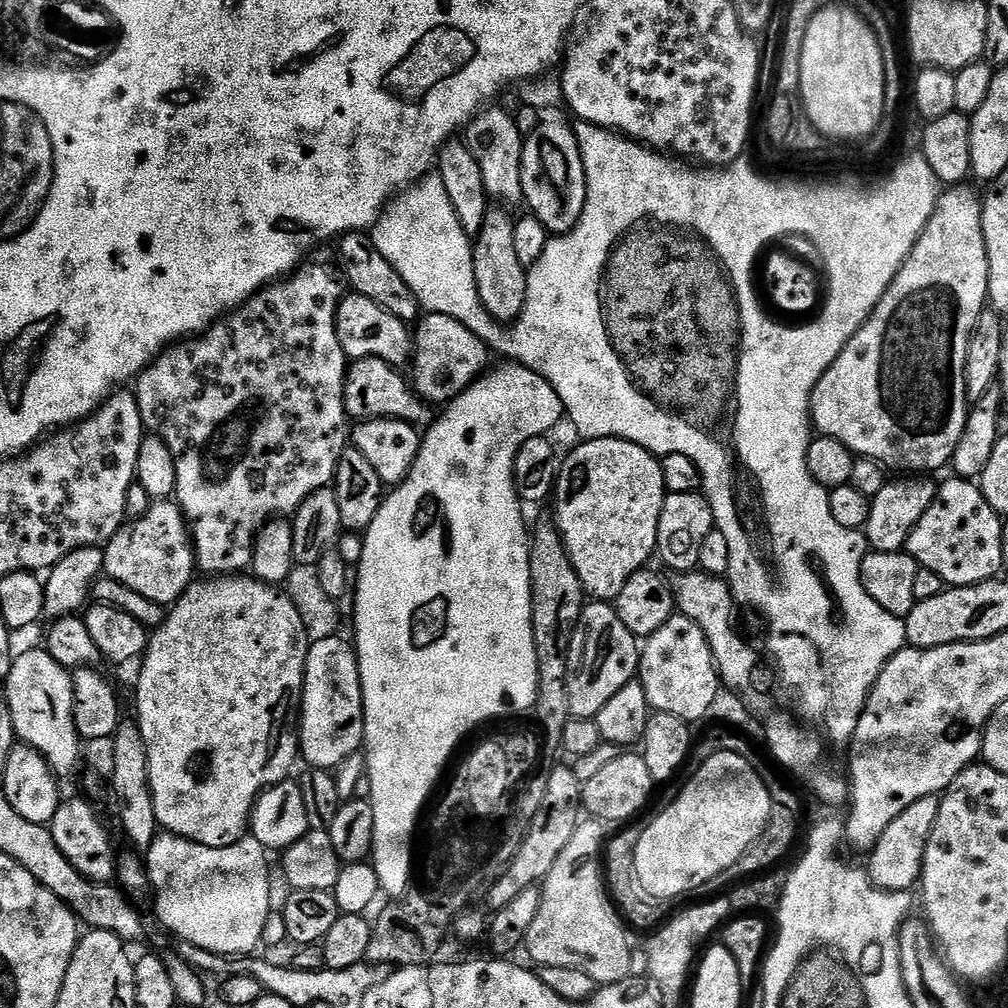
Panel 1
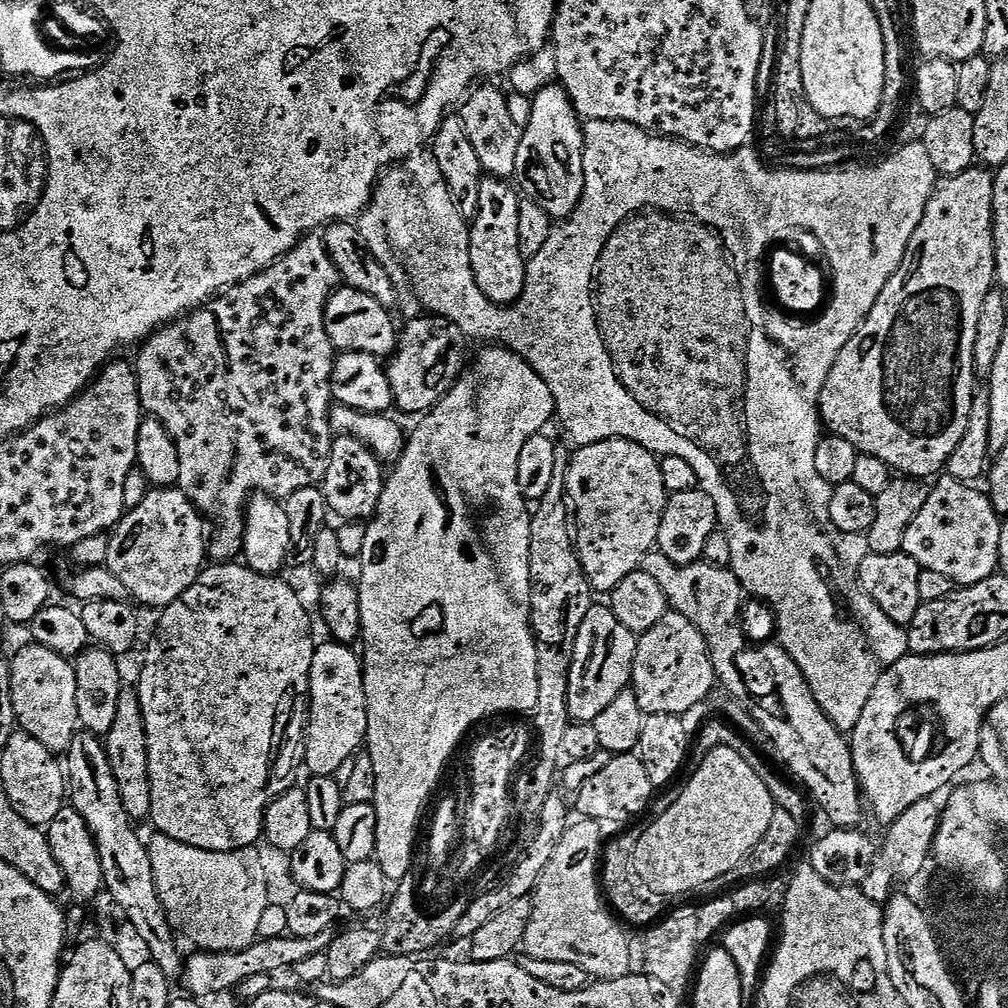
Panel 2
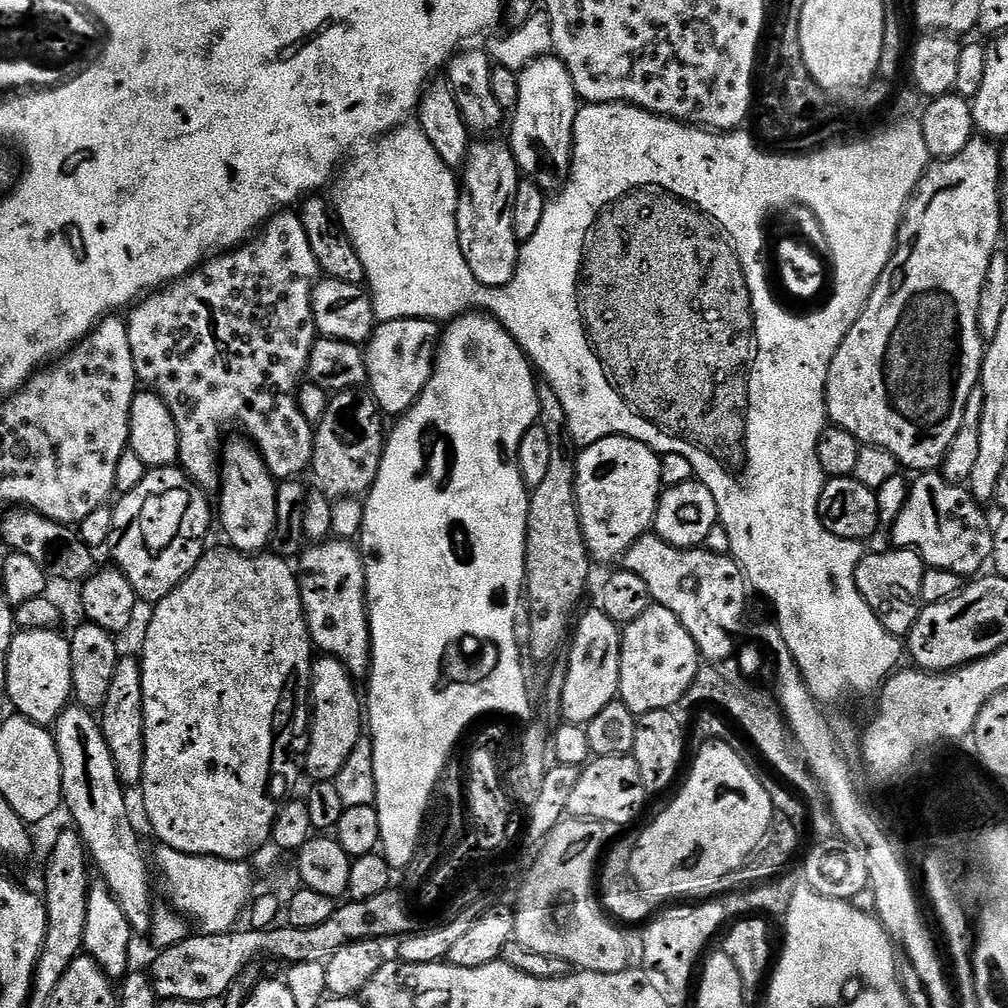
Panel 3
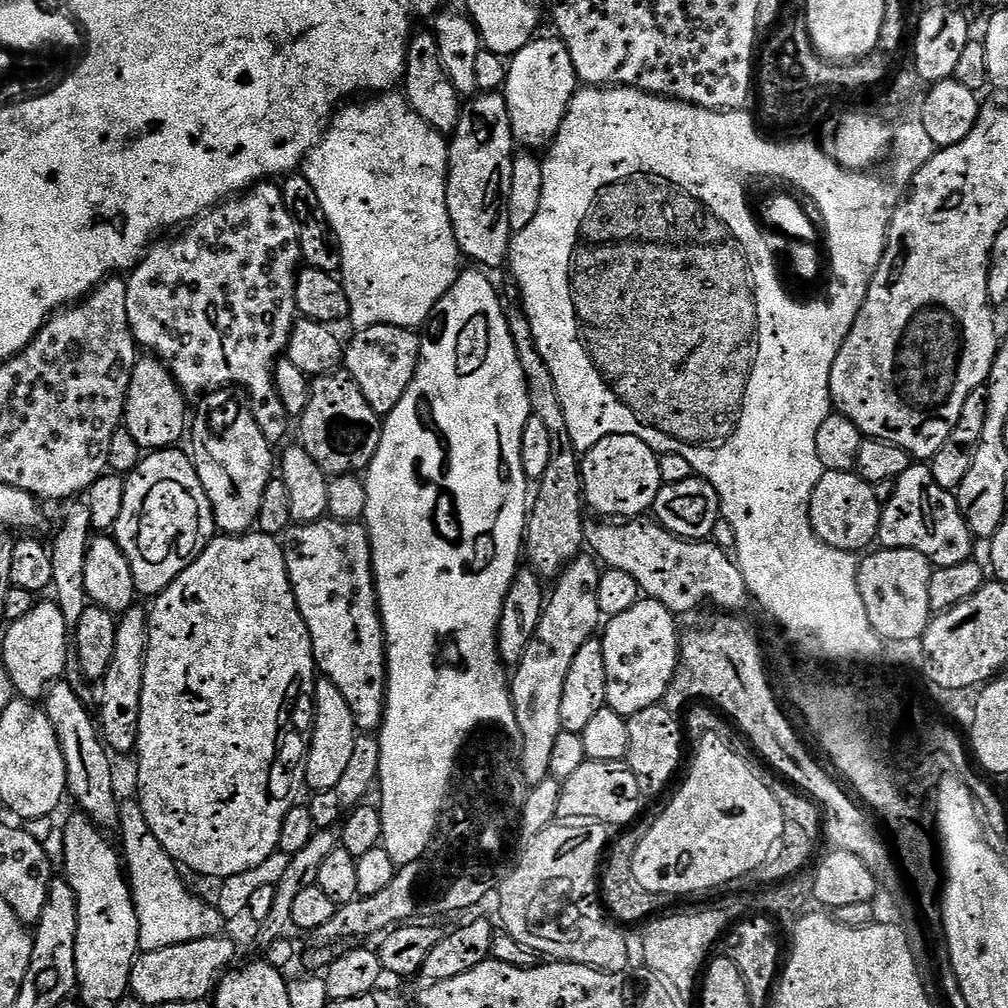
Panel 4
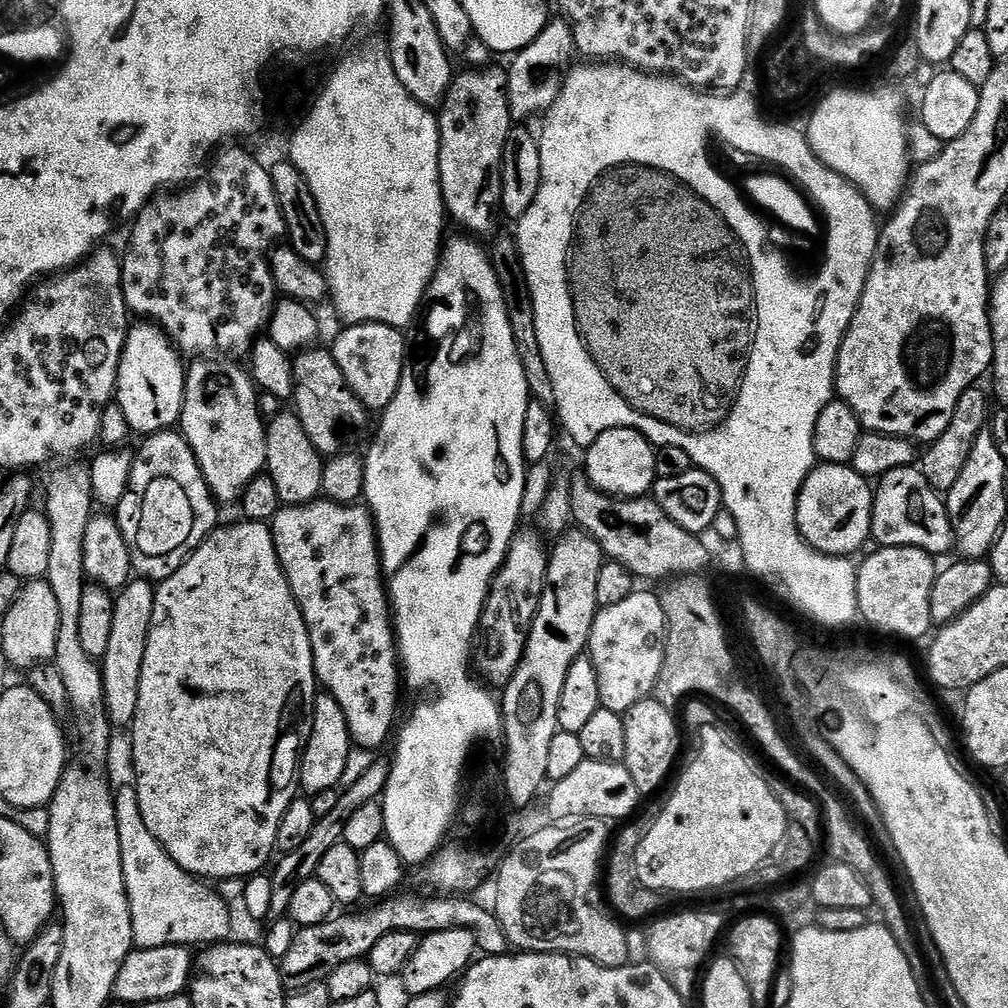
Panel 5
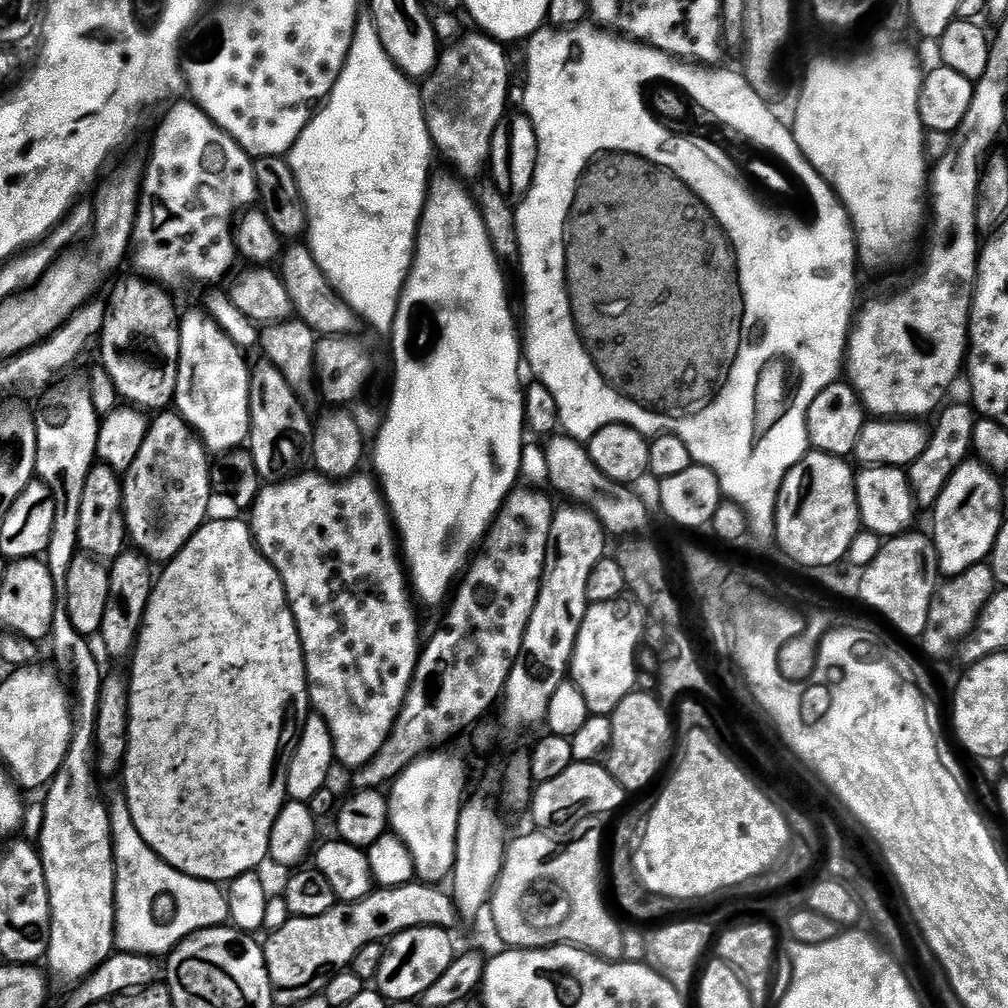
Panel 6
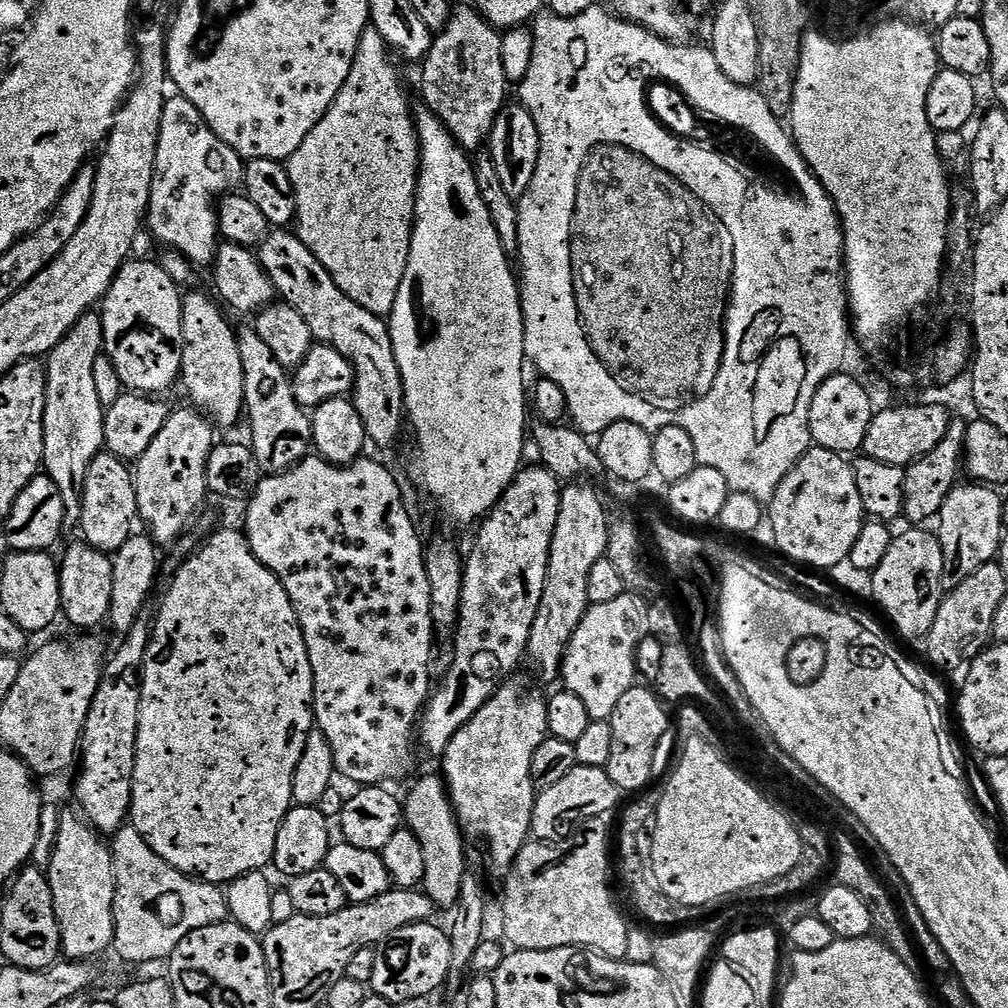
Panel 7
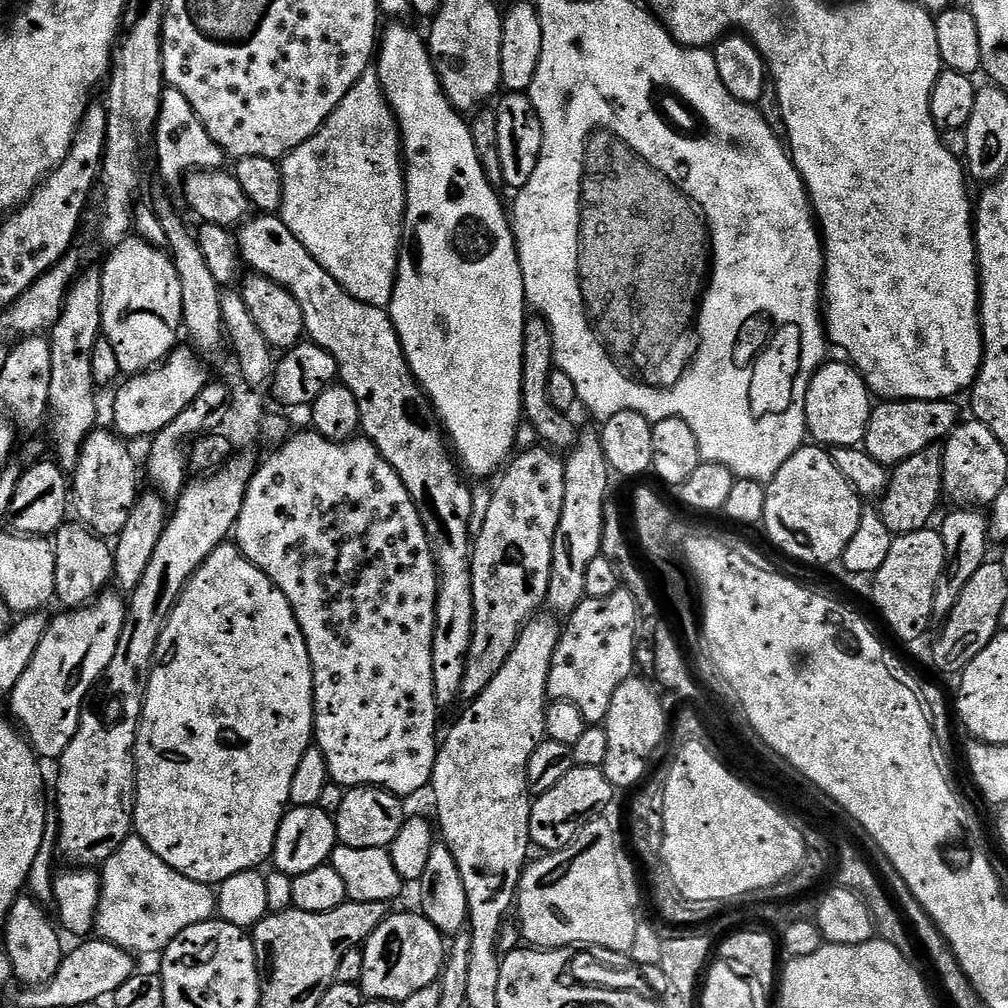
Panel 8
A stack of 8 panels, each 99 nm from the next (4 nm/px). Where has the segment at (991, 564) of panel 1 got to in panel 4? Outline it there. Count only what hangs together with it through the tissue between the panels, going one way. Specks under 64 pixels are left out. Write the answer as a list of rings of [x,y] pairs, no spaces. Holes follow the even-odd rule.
[[[924,462],[912,467],[891,485],[892,493],[880,509],[878,540],[884,548],[909,548],[918,550],[936,568],[958,566],[973,555],[974,537],[966,526],[955,495],[934,482],[931,467]]]

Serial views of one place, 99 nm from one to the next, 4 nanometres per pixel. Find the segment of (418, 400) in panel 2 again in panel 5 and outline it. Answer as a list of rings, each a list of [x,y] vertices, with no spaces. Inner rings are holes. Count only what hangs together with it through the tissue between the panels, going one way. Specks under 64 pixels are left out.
[[[354,324],[330,344],[330,351],[342,370],[345,385],[361,400],[365,409],[383,410],[390,406],[402,378],[406,359],[406,336],[401,329],[385,324]]]

